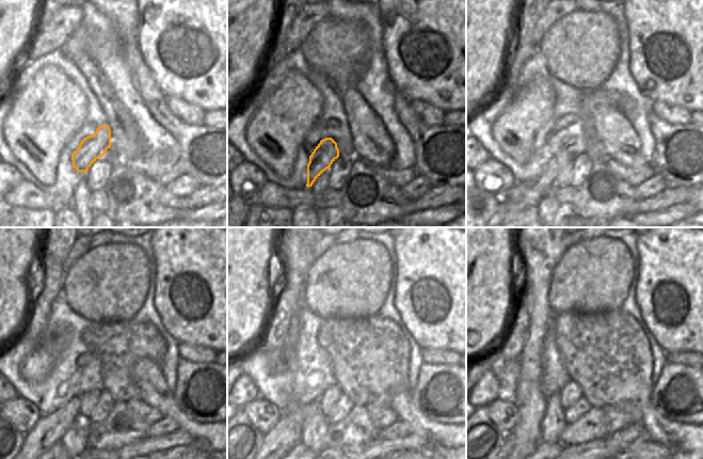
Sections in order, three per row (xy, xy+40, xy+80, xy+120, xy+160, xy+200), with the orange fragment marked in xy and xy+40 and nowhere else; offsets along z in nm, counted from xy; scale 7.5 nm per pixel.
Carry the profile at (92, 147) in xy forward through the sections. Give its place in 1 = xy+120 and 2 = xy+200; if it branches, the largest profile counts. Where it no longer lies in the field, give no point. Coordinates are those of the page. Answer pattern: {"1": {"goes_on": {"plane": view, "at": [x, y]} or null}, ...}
{"1": {"goes_on": {"plane": "xy+120", "at": [51, 427]}}, "2": {"goes_on": {"plane": "xy+200", "at": [507, 444]}}}

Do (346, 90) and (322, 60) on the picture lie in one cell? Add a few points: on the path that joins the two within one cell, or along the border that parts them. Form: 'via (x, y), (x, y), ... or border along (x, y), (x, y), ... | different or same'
border along (331, 81), (347, 83), (353, 86) | different

